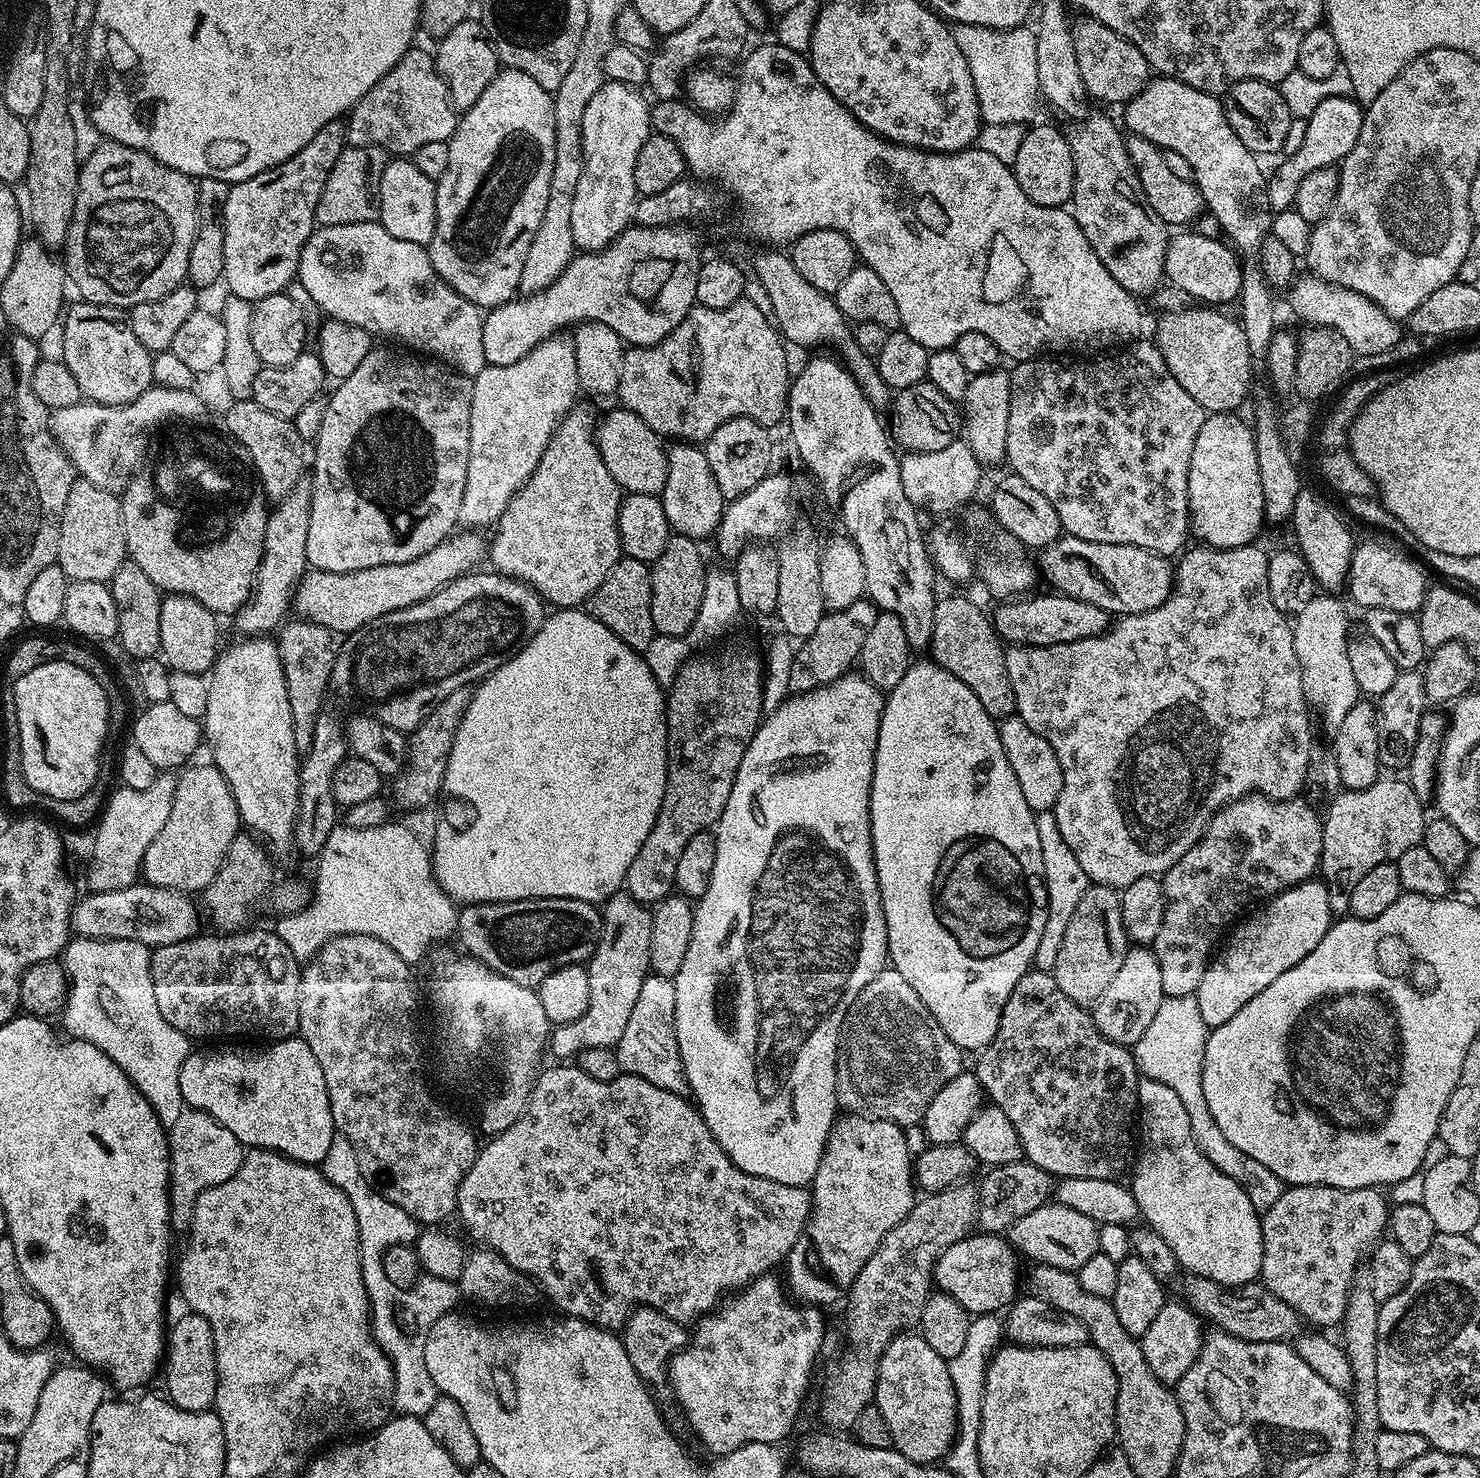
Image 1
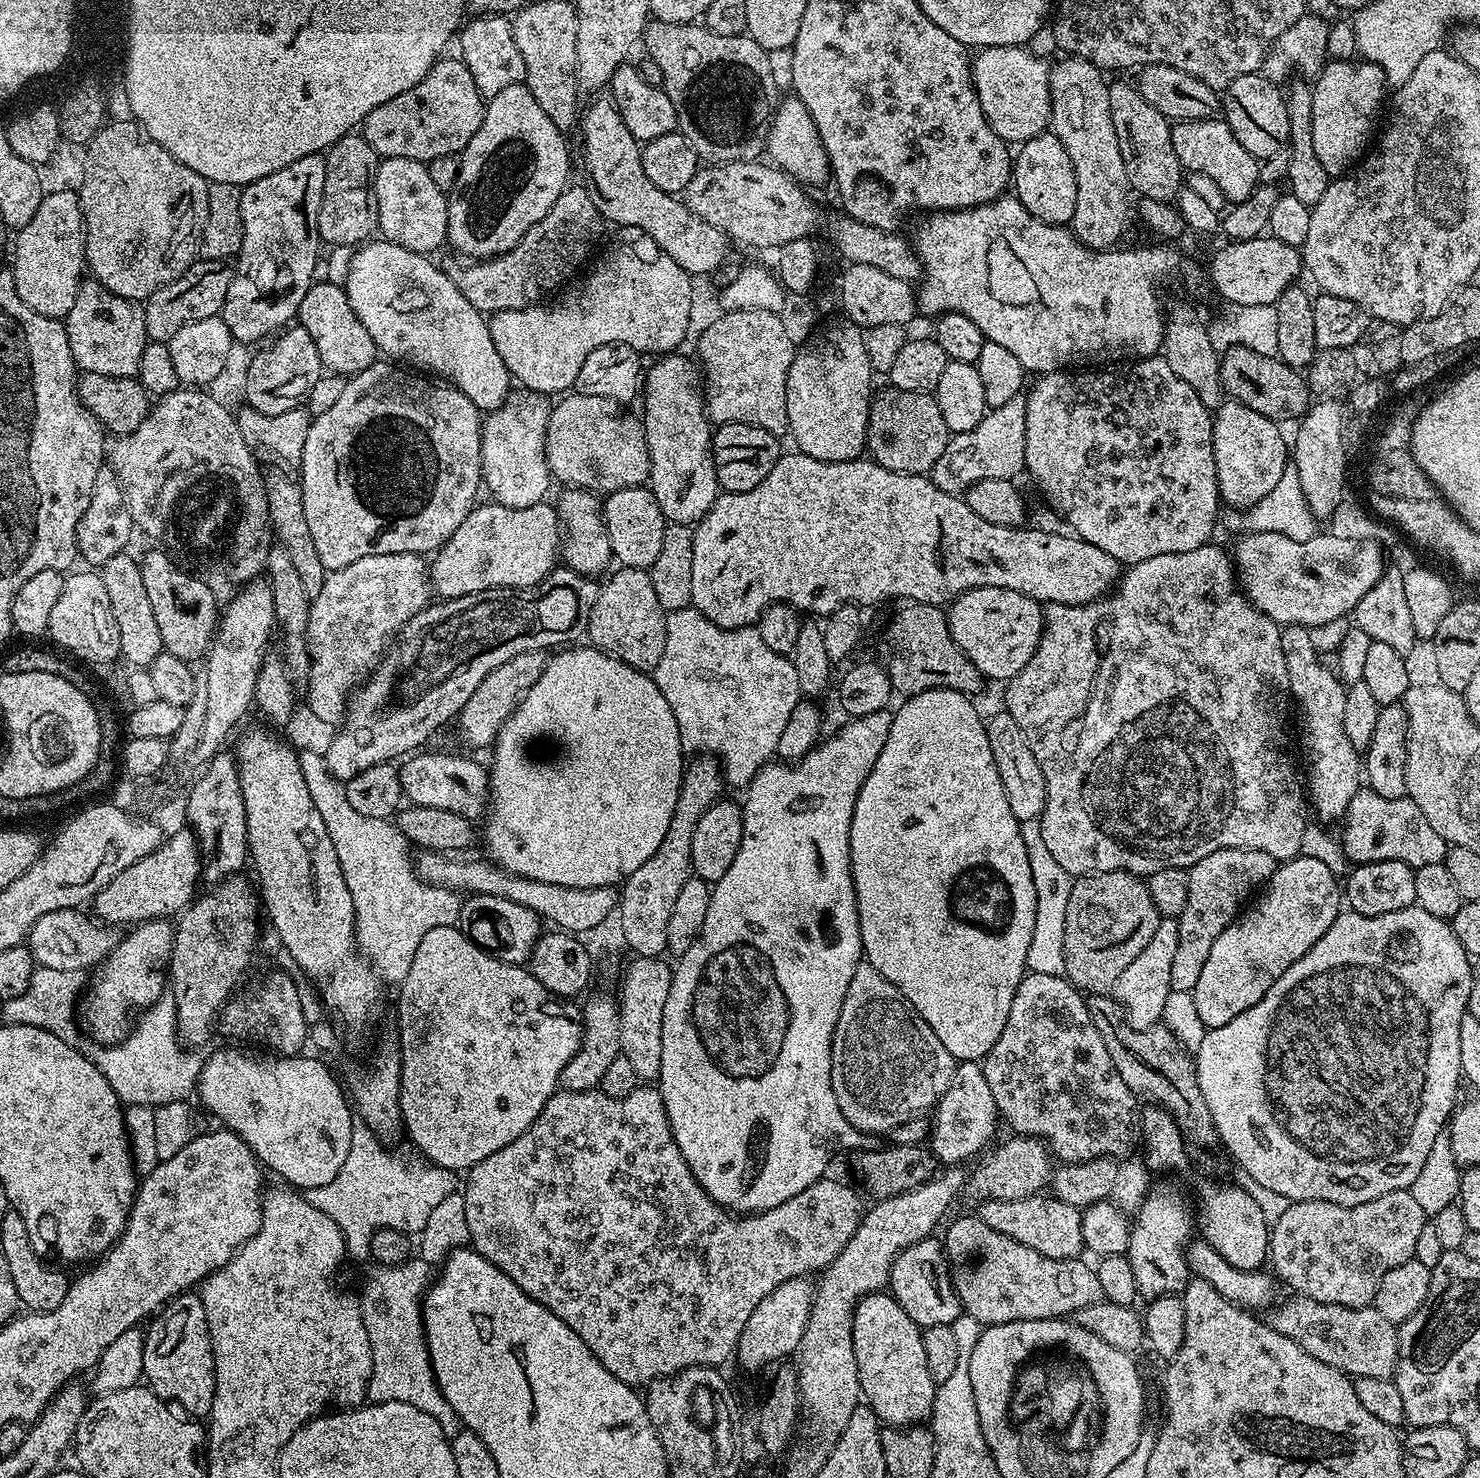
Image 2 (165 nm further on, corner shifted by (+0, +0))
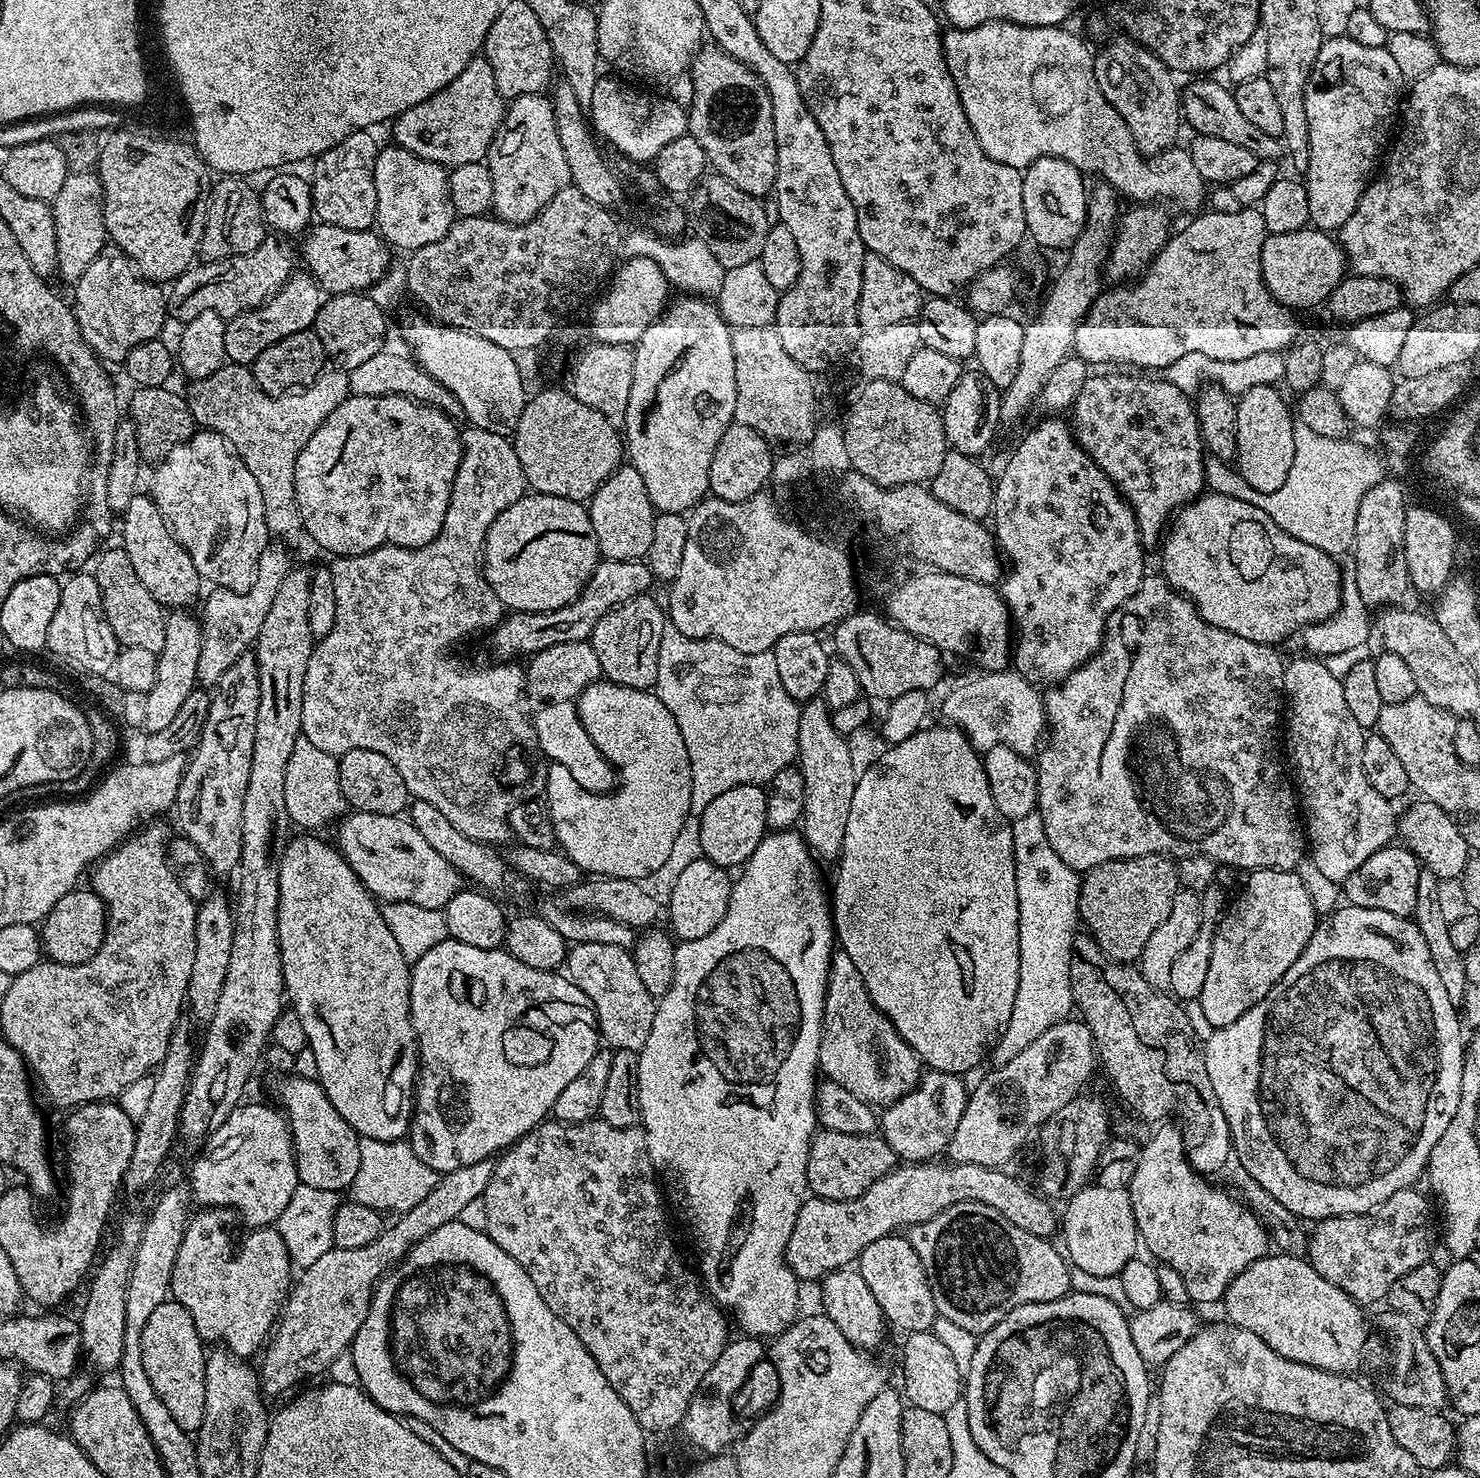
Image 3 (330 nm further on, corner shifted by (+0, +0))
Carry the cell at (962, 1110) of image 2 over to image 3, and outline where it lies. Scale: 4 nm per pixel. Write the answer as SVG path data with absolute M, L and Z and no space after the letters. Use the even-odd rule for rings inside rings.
M925 1071L913 1092L883 1109L878 1120L878 1128L884 1141L894 1150L896 1157L904 1162L932 1162L947 1153L948 1144L954 1138L954 1130L958 1130L958 1122L962 1119L962 1112L966 1110L970 1088L967 1083L964 1085L964 1080L963 1075L955 1072Z

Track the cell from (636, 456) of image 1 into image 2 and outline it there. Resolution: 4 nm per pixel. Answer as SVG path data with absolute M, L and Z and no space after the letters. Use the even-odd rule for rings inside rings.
M573 391L563 398L555 401L552 413L548 419L546 430L546 462L549 473L561 480L561 485L573 488L582 488L597 494L607 494L638 488L649 483L652 467L650 466L650 454L646 446L646 434L644 433L644 421L636 416L625 405L610 398L594 398L590 394L582 394Z

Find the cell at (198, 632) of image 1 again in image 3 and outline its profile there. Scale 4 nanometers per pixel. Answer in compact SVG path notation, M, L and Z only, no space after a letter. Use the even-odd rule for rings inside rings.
M137 494L130 498L130 506L122 514L124 520L124 540L122 547L130 554L130 562L134 566L138 578L145 584L146 590L154 594L154 598L168 610L184 610L196 600L200 592L202 577L190 562L190 554L176 540L168 528L166 518L152 501L151 495Z

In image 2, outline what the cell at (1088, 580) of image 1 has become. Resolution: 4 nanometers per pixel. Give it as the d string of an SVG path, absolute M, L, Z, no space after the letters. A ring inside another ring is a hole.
M792 450L789 456L788 453L781 455L774 470L770 470L770 474L766 474L766 478L762 478L762 482L754 486L754 490L724 492L717 495L712 509L704 515L699 524L695 525L694 574L690 578L691 607L696 608L706 619L720 628L746 628L755 625L769 604L791 604L801 613L808 612L804 614L811 614L816 618L827 618L844 604L857 606L884 604L891 596L905 596L903 599L913 604L943 605L959 596L961 592L968 592L972 588L1018 590L1018 594L1026 594L1044 604L1094 604L1101 598L1107 597L1113 591L1117 581L1121 579L1120 561L1110 558L1106 550L1098 550L1098 546L1090 546L1090 542L1081 540L1075 534L1063 536L1060 532L1043 532L1040 528L1028 527L994 526L986 522L986 518L978 518L978 514L970 510L967 499L934 486L927 475L911 476L905 472L891 472L871 458L830 462L810 458L802 451Z

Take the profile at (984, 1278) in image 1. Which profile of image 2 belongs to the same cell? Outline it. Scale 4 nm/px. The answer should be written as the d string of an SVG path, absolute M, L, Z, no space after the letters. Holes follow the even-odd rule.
M929 1238L910 1246L898 1258L892 1267L892 1279L890 1281L891 1295L910 1314L912 1321L922 1330L951 1325L962 1313L962 1305L952 1282L952 1274L947 1255L941 1241Z

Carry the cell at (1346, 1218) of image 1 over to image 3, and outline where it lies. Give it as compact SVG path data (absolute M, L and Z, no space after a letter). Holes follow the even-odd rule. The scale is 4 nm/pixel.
M1415 1187L1398 1190L1398 1194L1390 1194L1386 1202L1382 1202L1371 1212L1350 1214L1349 1216L1331 1216L1319 1221L1311 1229L1308 1238L1308 1254L1306 1259L1312 1264L1314 1270L1341 1288L1351 1300L1361 1306L1369 1306L1375 1300L1383 1301L1387 1297L1390 1286L1414 1270L1414 1266L1429 1263L1432 1254L1432 1208L1428 1205L1429 1197L1416 1192Z

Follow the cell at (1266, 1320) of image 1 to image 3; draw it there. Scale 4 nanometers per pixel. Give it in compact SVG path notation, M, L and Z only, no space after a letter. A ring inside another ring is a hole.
M1384 1310L1381 1314L1380 1328L1386 1335L1392 1336L1392 1381L1388 1384L1387 1399L1392 1399L1393 1405L1443 1409L1443 1404L1449 1403L1446 1382L1442 1378L1438 1358L1434 1358L1428 1345L1425 1329L1410 1322L1410 1318L1391 1310Z

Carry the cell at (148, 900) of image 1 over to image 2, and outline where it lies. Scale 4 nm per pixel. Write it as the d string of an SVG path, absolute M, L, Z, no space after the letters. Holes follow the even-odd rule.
M80 908L50 910L50 914L42 914L42 918L34 922L26 937L26 947L32 952L33 961L42 968L75 972L103 965L106 957L116 949L117 929L89 916Z

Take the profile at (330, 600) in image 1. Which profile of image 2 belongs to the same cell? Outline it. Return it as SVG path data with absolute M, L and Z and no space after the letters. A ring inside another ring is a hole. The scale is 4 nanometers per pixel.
M495 502L477 503L466 514L462 526L454 530L444 547L430 560L430 588L437 597L453 600L466 594L485 592L495 588L533 588L557 567L562 552L562 527L560 516L551 503L541 502L525 508L511 508Z

